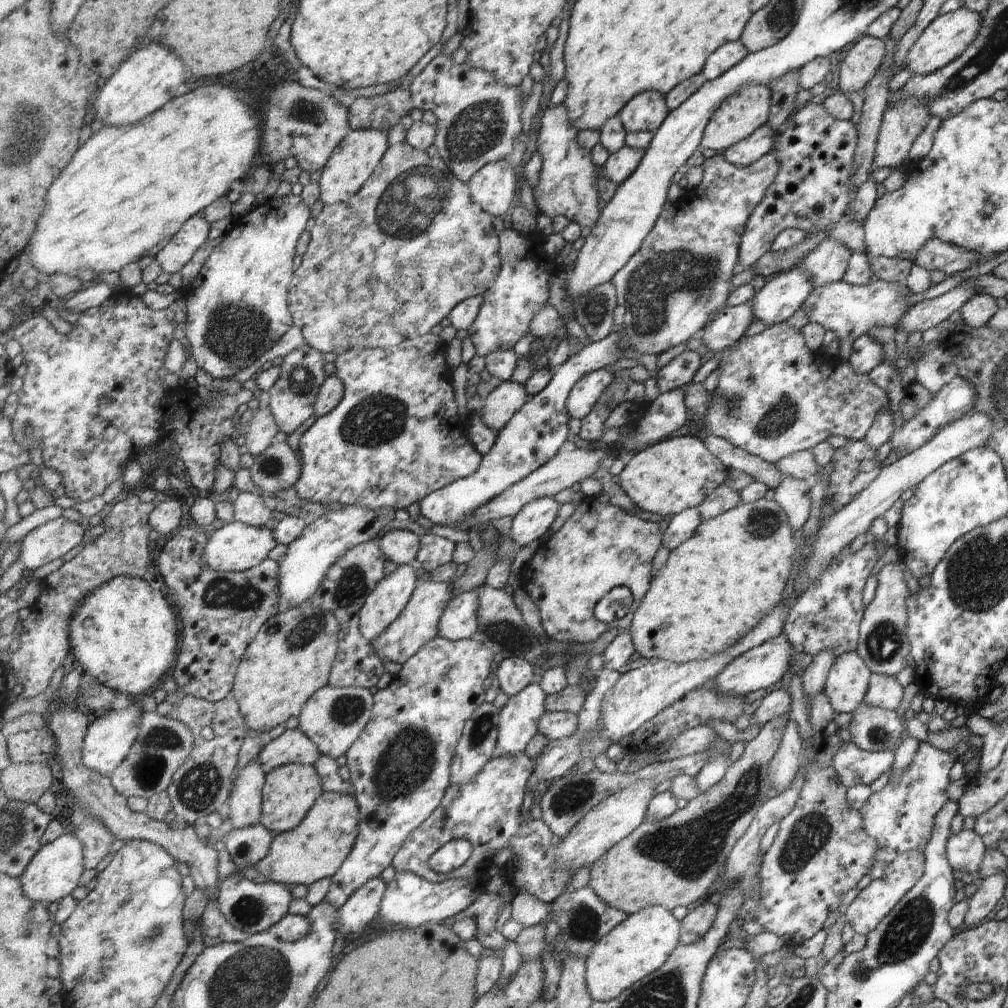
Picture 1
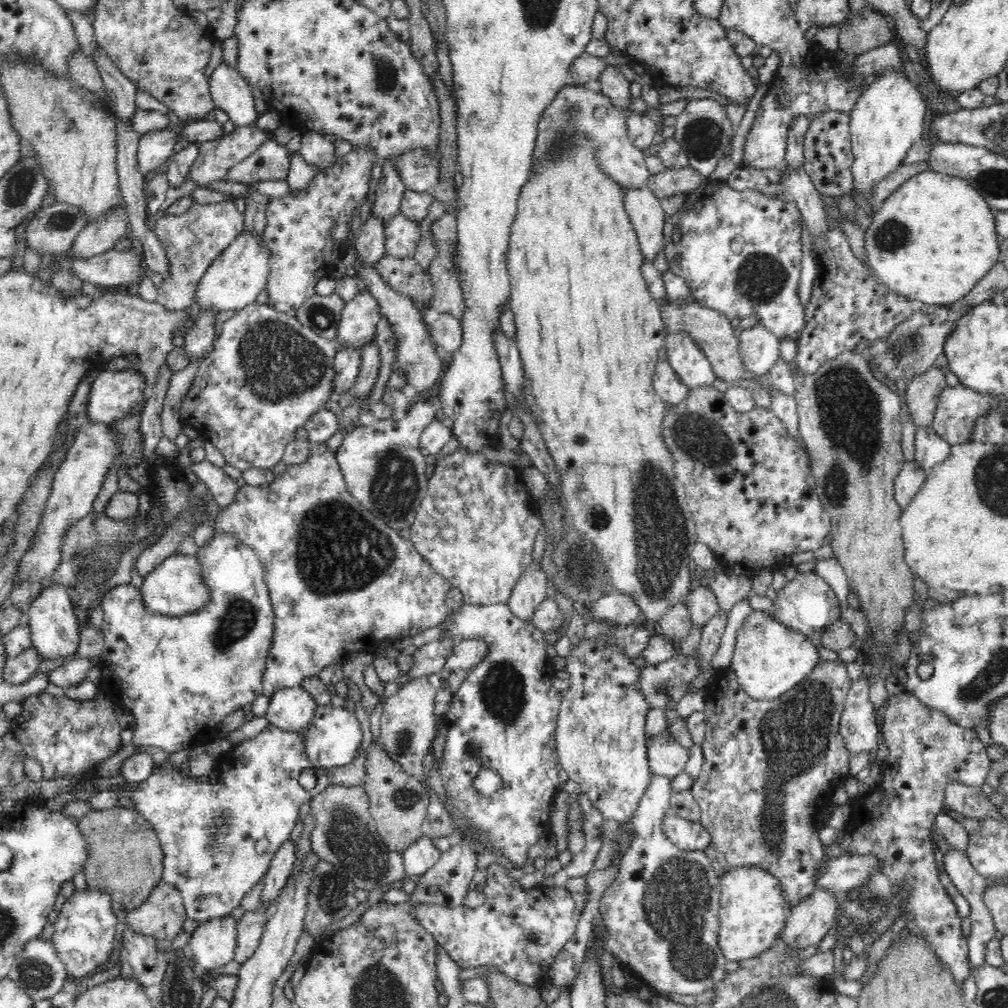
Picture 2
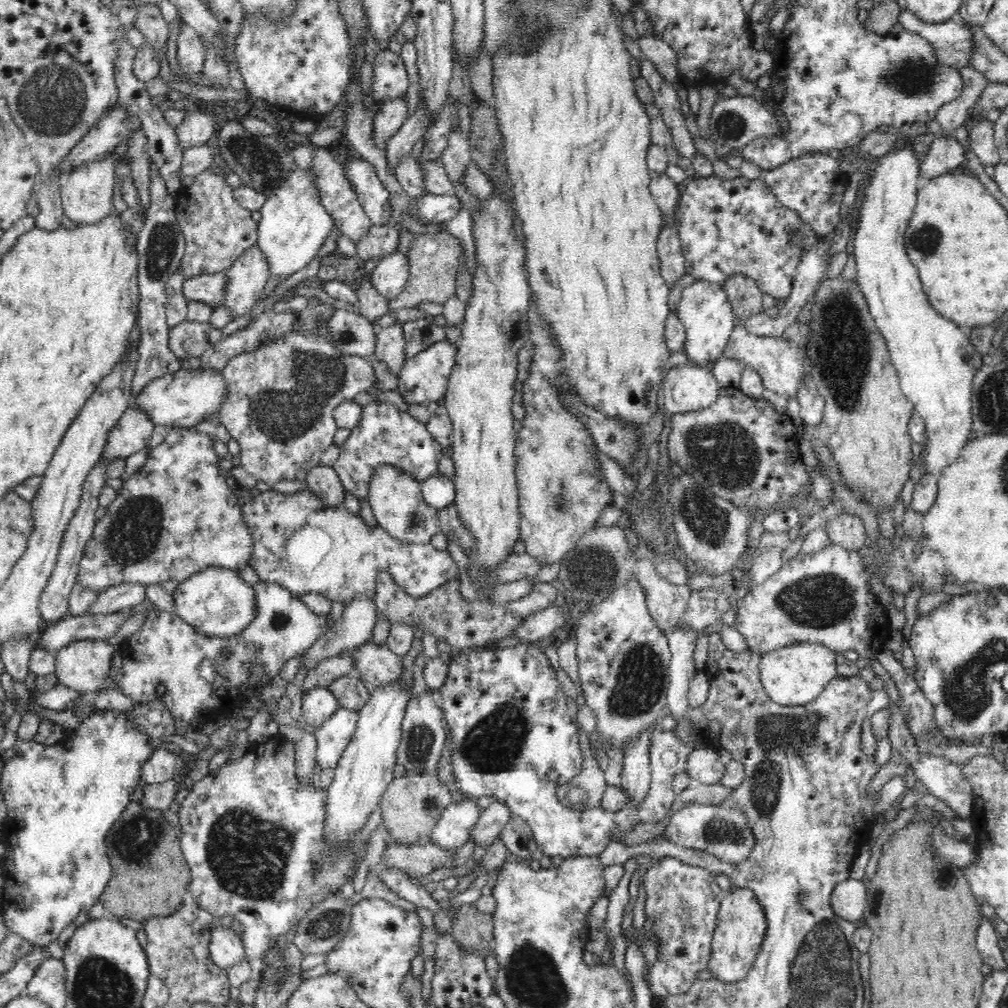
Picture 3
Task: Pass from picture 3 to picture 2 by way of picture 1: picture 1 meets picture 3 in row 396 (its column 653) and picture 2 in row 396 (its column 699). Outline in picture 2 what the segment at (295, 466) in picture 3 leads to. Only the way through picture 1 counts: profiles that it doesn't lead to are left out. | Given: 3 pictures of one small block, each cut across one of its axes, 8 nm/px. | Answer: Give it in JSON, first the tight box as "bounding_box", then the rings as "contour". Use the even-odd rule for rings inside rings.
{"bounding_box":[177,303,338,470],"contour":[[[252,303],[240,310],[233,311],[233,315],[227,318],[219,327],[216,335],[213,348],[204,359],[202,359],[198,370],[192,378],[191,385],[187,392],[183,395],[177,408],[179,421],[183,426],[190,426],[194,430],[200,430],[199,436],[208,440],[214,445],[216,450],[219,450],[224,458],[225,464],[236,467],[238,470],[248,470],[249,468],[274,468],[283,457],[285,446],[293,441],[294,434],[298,430],[298,426],[302,428],[306,421],[312,418],[318,408],[323,408],[322,404],[328,400],[333,390],[333,363],[338,352],[335,341],[324,338],[316,334],[313,330],[306,326],[302,326],[295,315],[278,312],[267,303]]]}

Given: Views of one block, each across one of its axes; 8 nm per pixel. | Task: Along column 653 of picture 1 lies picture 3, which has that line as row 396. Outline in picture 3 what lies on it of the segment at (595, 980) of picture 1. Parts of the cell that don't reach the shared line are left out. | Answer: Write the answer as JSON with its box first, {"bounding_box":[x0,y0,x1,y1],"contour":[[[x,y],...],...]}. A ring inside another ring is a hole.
{"bounding_box":[853,145,983,476],"contour":[[[905,145],[879,159],[879,166],[872,172],[872,180],[867,182],[863,190],[864,200],[853,238],[853,253],[857,266],[857,283],[865,294],[870,314],[873,315],[878,330],[887,342],[902,392],[914,405],[914,411],[922,416],[926,423],[927,438],[923,443],[921,461],[926,472],[938,476],[944,469],[956,464],[961,457],[961,450],[970,442],[968,436],[973,431],[973,380],[982,368],[983,356],[978,353],[973,339],[960,331],[958,323],[944,318],[932,306],[923,289],[919,270],[907,253],[904,241],[917,206],[919,165],[914,152]]]}

